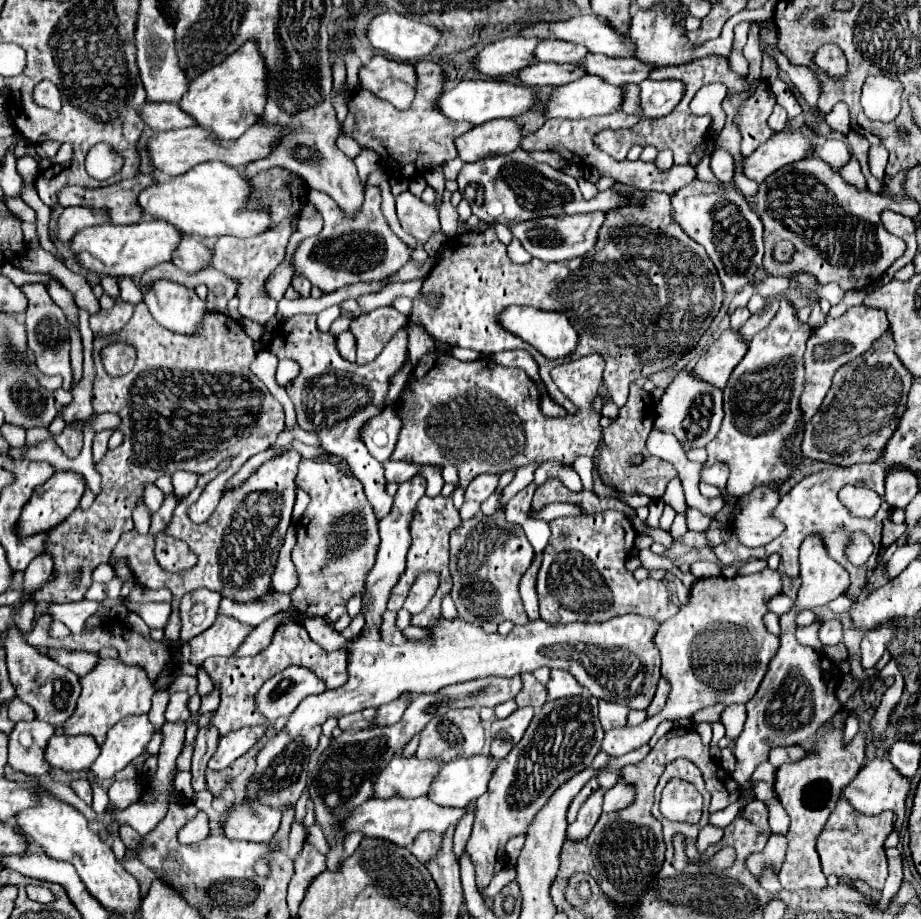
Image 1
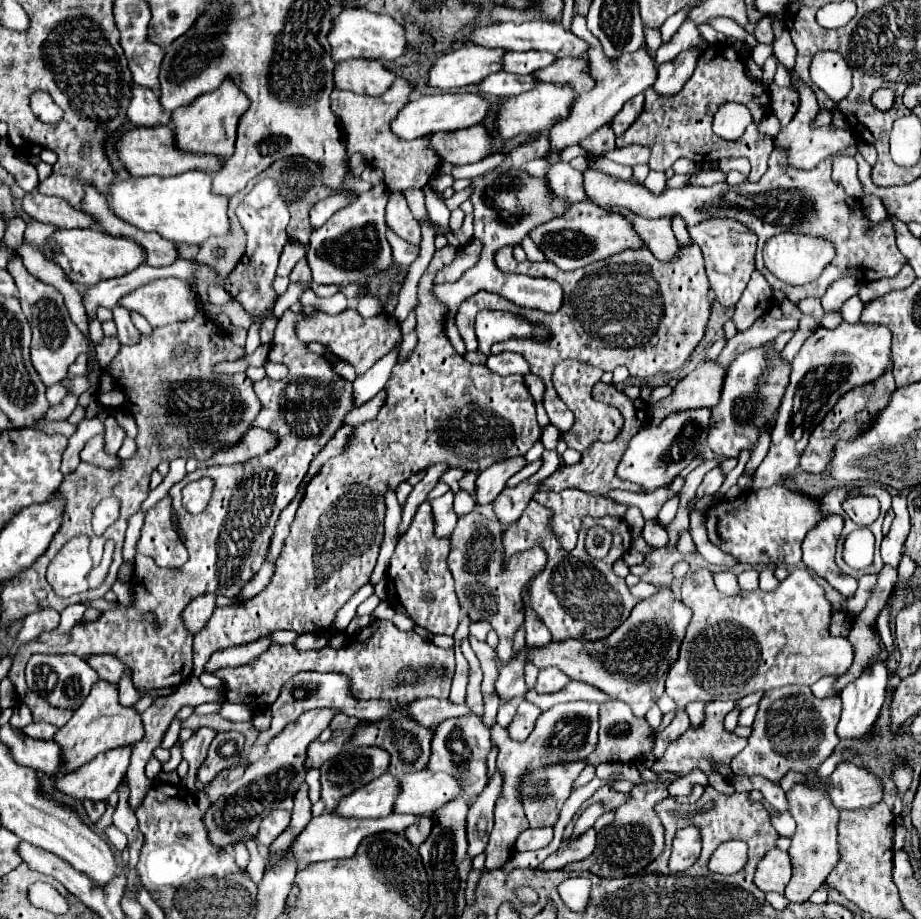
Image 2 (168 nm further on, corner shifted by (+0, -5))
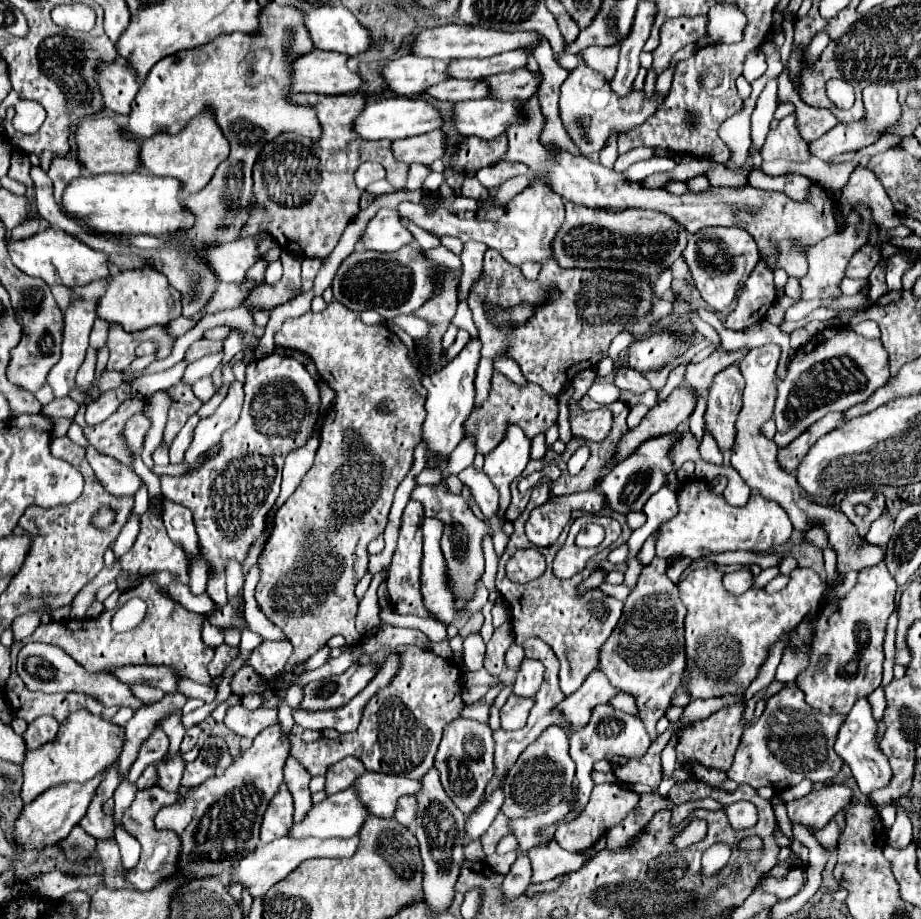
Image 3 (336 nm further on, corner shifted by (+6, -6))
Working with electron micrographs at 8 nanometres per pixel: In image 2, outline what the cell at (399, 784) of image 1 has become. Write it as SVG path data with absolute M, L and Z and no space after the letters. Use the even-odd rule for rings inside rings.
M390 773L370 781L368 785L356 789L348 797L340 799L340 805L332 813L338 817L356 817L356 819L378 819L392 813L394 799L398 797L400 787L398 779Z

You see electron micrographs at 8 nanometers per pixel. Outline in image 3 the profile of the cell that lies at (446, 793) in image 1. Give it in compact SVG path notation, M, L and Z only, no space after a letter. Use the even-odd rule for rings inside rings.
M366 772L362 778L358 778L358 782L354 782L354 786L358 788L362 802L366 802L370 814L378 818L394 818L398 800L402 796L416 796L422 790L420 780L374 772Z

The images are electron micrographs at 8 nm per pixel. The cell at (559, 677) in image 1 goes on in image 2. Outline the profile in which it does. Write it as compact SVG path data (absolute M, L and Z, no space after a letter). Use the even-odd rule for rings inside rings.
M540 669L534 691L536 693L554 693L560 691L568 685L568 677L564 673L560 673L560 669Z

